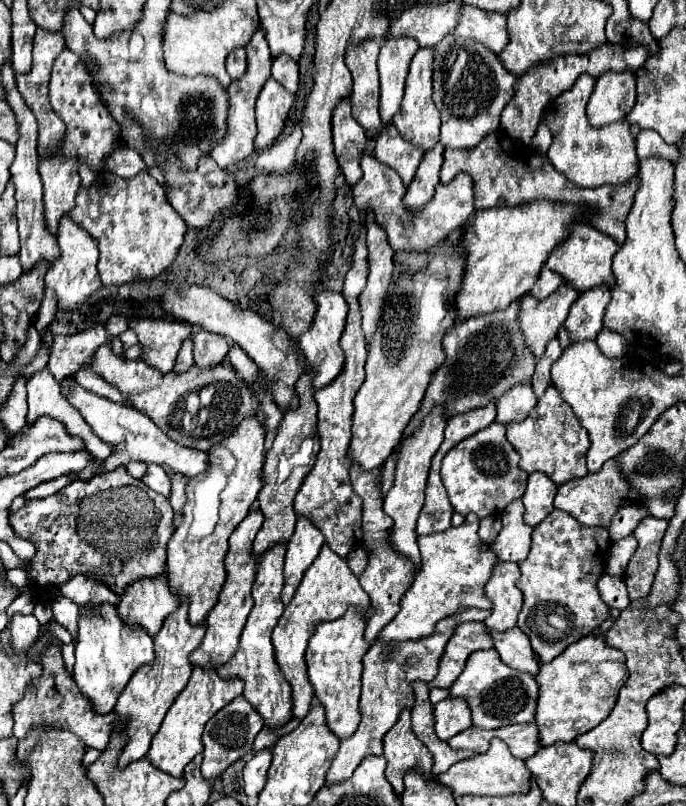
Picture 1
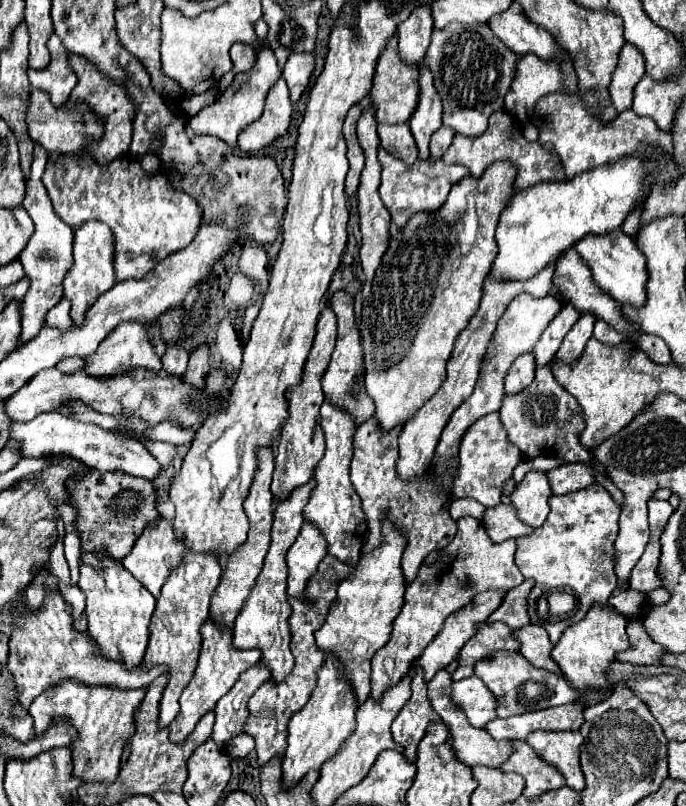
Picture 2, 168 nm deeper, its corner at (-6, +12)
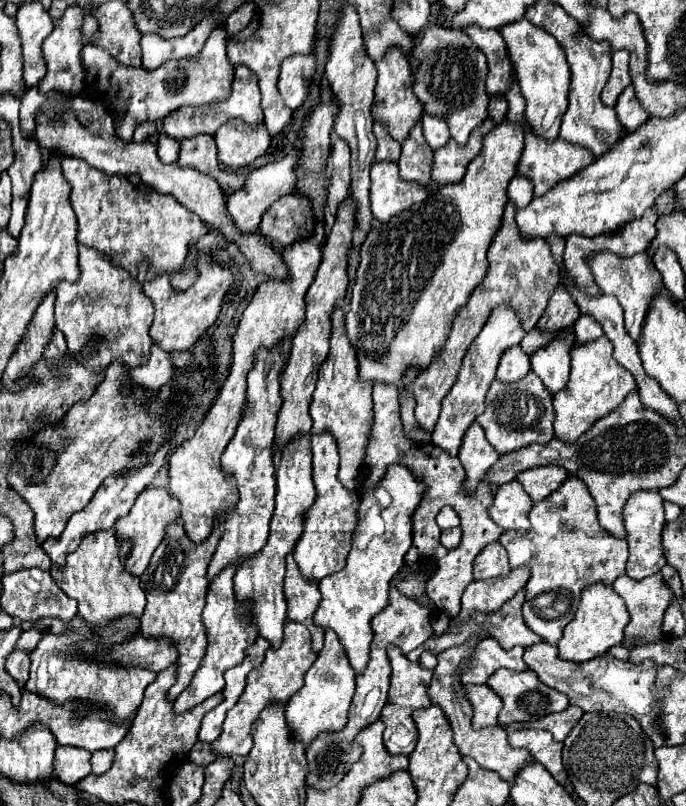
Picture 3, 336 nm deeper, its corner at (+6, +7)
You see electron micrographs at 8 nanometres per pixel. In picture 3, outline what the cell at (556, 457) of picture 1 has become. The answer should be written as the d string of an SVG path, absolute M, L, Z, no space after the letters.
M532 371L516 383L502 383L494 379L486 395L486 411L478 415L476 421L484 427L486 439L496 447L498 453L510 453L532 443L546 445L554 437L552 395L546 391L540 377L536 377Z

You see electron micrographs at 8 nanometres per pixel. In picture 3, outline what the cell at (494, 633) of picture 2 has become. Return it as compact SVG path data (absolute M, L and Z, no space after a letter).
M492 637L478 643L470 669L462 673L462 683L486 683L492 673L496 673L500 667L512 669L512 671L526 671L526 663L522 659L524 647L512 647L510 651L504 651L500 643Z

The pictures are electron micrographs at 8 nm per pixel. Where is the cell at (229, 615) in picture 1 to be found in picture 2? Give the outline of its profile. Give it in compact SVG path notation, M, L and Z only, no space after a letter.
M260 448L258 450L258 472L256 478L252 482L250 494L244 500L244 512L248 516L250 522L250 530L248 530L248 540L234 552L228 556L228 564L226 564L226 572L220 578L220 584L212 596L212 604L210 604L210 618L214 620L214 624L222 630L232 630L232 624L238 616L238 612L242 610L244 602L248 600L252 586L256 584L256 578L262 570L262 560L268 552L268 544L270 544L270 526L272 526L272 492L270 492L270 482L272 482L272 470L274 470L274 452L270 448Z

